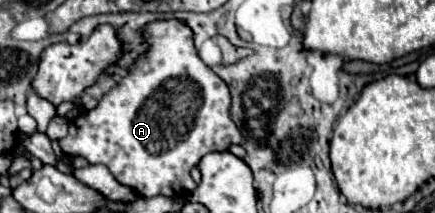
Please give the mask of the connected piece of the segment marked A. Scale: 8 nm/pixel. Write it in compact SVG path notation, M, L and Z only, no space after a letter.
M151 21L143 27L143 39L149 45L147 53L143 53L133 67L127 69L127 75L99 99L95 109L81 113L69 123L69 133L59 145L65 155L81 155L91 165L105 165L121 185L131 187L143 197L185 197L197 187L191 169L199 165L203 155L215 151L223 153L229 145L241 143L241 133L229 115L229 87L199 59L193 47L193 31L183 21Z

